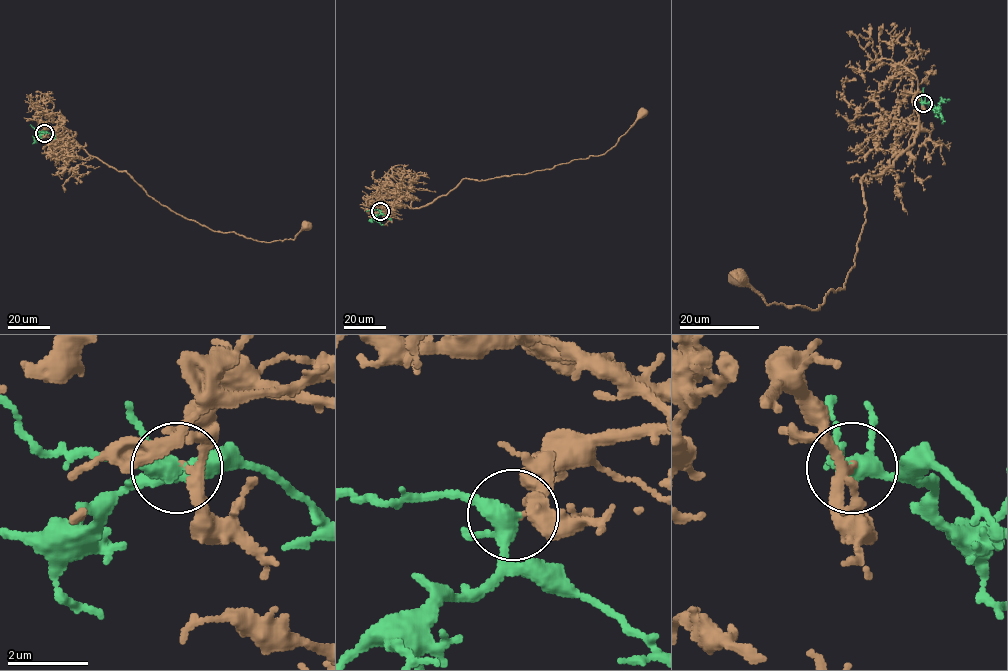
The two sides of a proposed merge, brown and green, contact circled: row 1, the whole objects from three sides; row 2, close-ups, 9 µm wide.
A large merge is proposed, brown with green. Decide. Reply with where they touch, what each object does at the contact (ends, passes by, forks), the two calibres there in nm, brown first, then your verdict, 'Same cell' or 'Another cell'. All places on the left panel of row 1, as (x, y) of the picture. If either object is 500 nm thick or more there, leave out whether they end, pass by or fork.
Place: (44, 133). At the ring brown passes by. At the ring green forks. Thickness 240 nm (brown) against 340 nm. Same cell

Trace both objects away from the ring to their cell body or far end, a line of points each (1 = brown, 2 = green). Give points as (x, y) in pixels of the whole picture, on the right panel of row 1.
1: (923, 103), (916, 93), (915, 141), (862, 179), (865, 220), (843, 288), (810, 309), (768, 304), (737, 277)
2: (923, 103), (939, 110), (945, 122)

